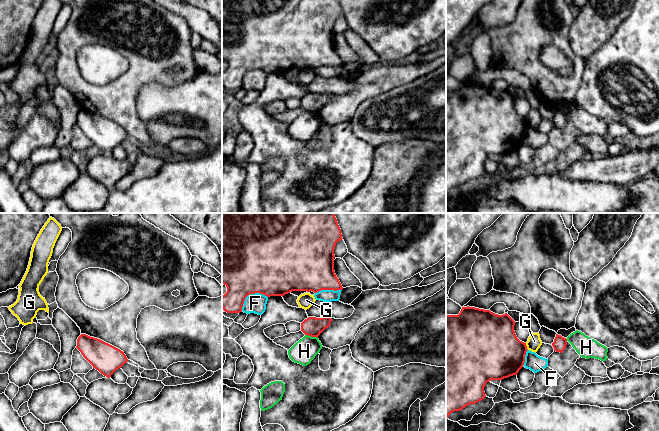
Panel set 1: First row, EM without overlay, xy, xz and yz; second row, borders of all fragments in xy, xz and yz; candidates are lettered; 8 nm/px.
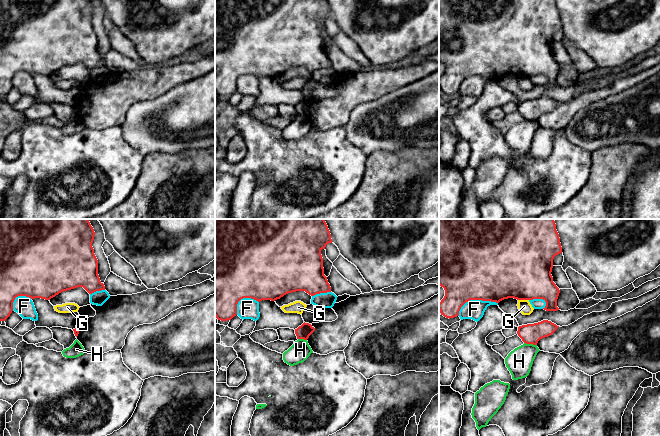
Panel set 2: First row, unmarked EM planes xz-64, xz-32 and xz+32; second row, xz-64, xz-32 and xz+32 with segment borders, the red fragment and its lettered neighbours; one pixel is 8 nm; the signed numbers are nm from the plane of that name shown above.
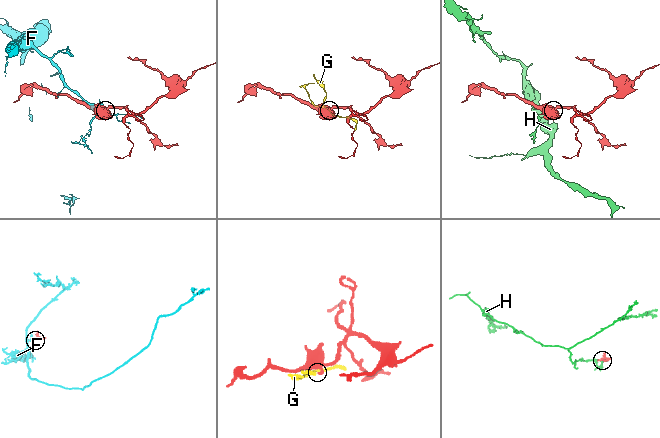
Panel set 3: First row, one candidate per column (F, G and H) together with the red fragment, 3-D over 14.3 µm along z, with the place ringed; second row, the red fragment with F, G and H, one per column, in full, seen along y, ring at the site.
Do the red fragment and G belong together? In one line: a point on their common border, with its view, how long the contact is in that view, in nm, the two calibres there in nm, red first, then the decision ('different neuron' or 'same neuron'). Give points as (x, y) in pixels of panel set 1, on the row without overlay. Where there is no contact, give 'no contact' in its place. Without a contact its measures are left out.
contact yz (526, 122); length 60 nm; calibres 420 and 120 nm; different neuron

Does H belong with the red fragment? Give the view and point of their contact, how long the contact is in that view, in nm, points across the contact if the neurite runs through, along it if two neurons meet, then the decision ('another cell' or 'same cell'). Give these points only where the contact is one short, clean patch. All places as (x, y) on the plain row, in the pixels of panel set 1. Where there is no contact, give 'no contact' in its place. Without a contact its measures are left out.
contact xz (311, 112); length 110 nm; border xz (305, 110), (317, 114); another cell

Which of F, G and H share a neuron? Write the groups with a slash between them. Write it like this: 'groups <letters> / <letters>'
groups F / G / H

